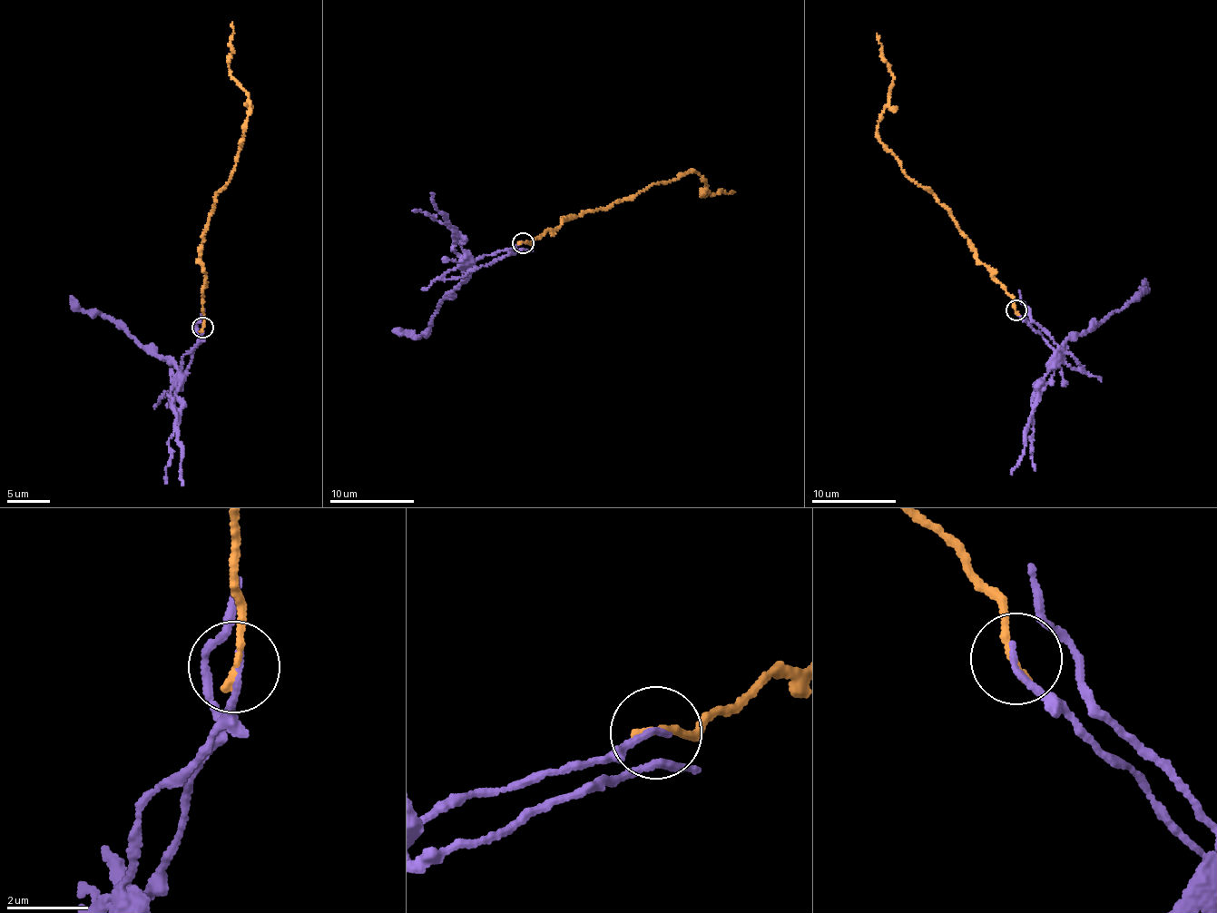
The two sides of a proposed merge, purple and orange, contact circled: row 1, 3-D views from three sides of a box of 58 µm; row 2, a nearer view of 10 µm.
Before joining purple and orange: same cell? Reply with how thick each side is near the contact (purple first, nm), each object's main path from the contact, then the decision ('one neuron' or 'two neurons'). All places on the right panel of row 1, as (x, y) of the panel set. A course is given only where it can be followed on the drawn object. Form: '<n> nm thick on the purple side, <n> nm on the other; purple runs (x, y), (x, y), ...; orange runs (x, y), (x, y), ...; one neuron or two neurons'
160 nm thick on the purple side, 200 nm on the other; purple runs (1015, 309), (1062, 349), (1066, 341), (1093, 330), (1135, 299), (1143, 289), (1146, 291), (1146, 279); orange runs (1015, 309), (1012, 297), (983, 263), (952, 216), (906, 174), (901, 161), (877, 136), (893, 79), (877, 34); two neurons

